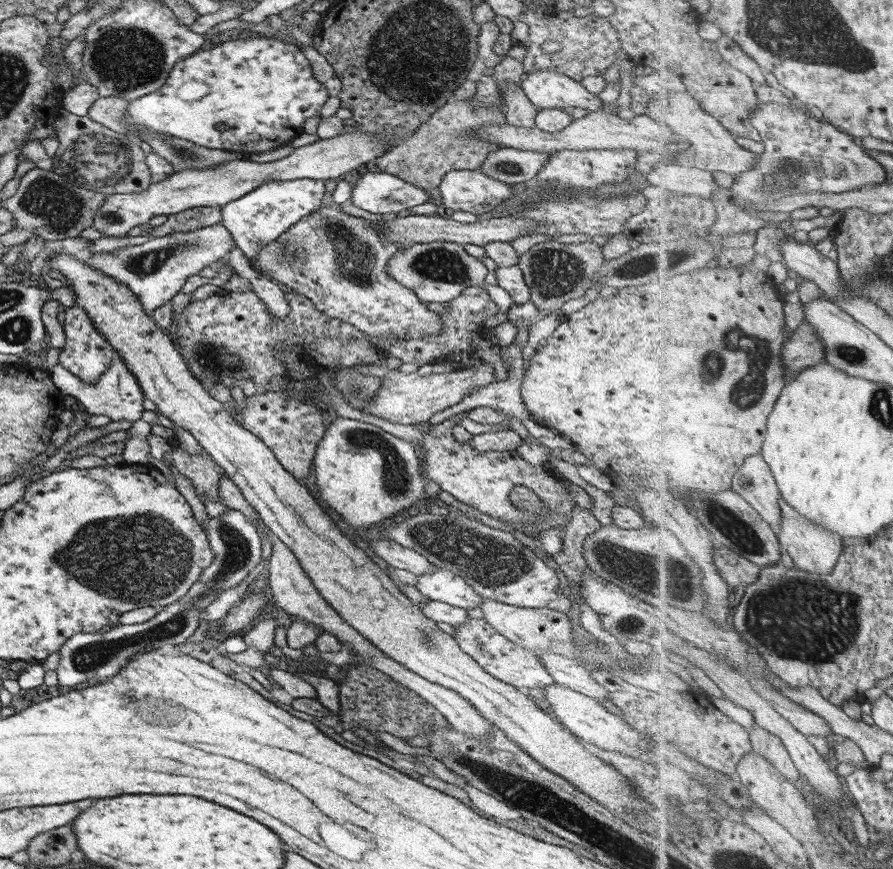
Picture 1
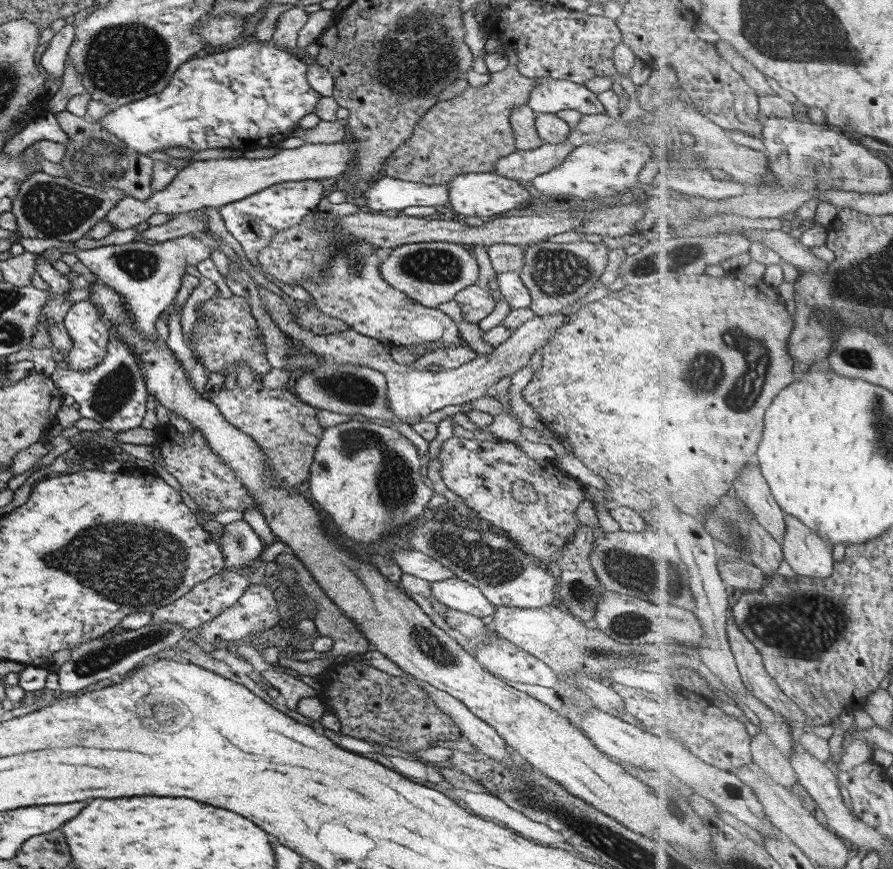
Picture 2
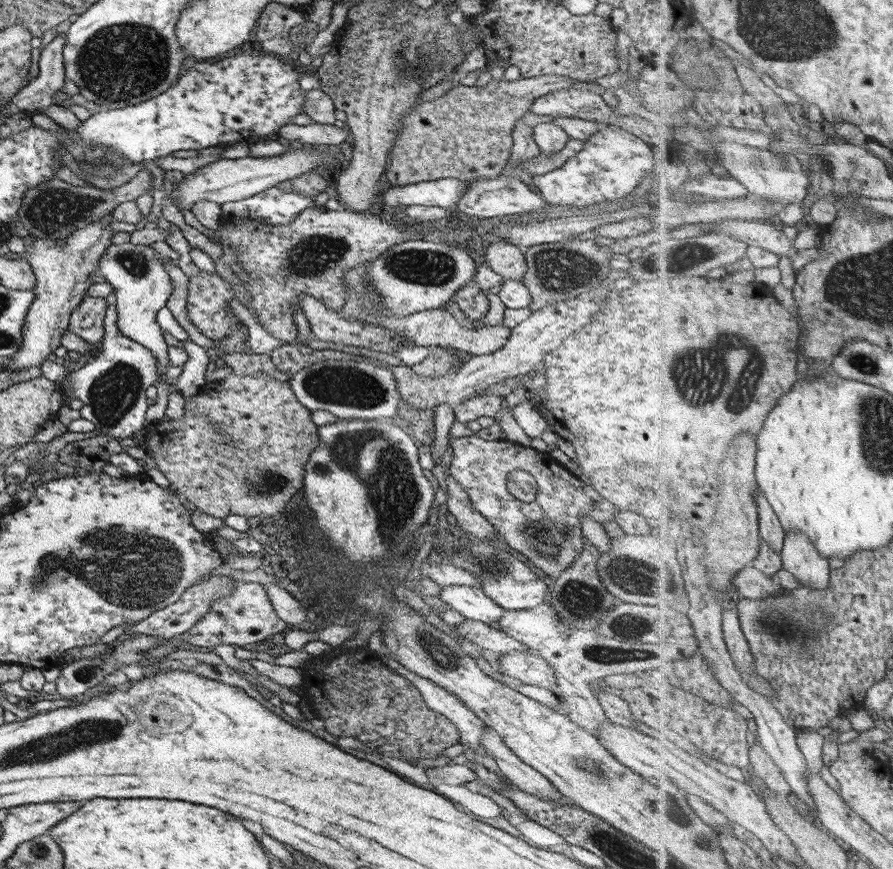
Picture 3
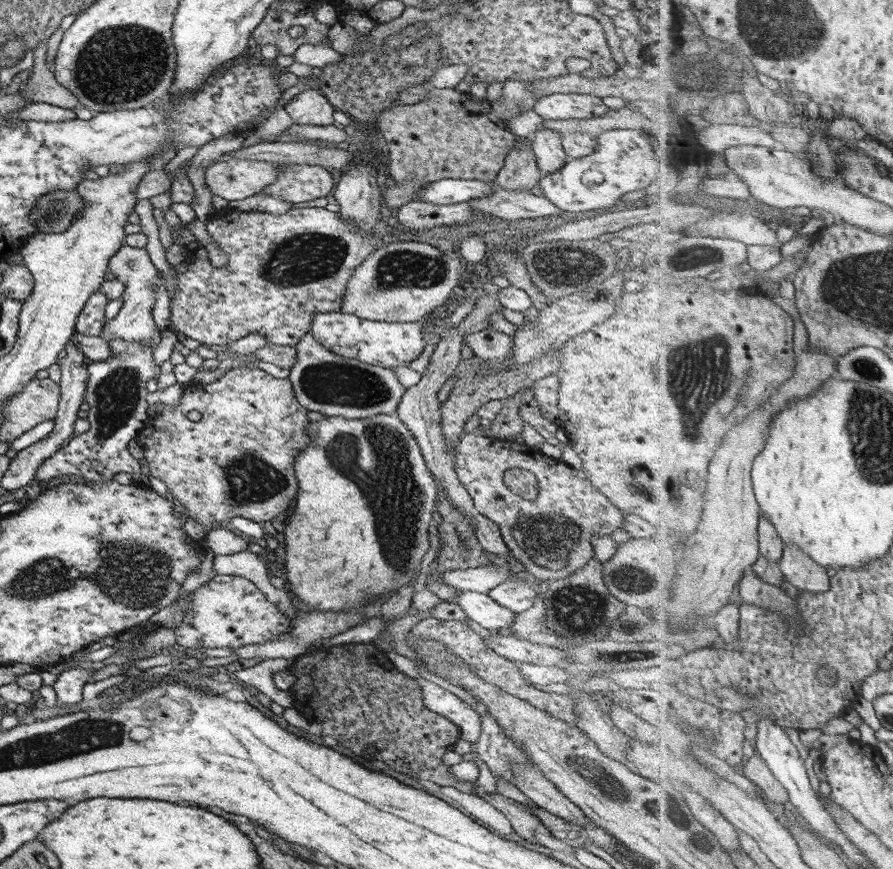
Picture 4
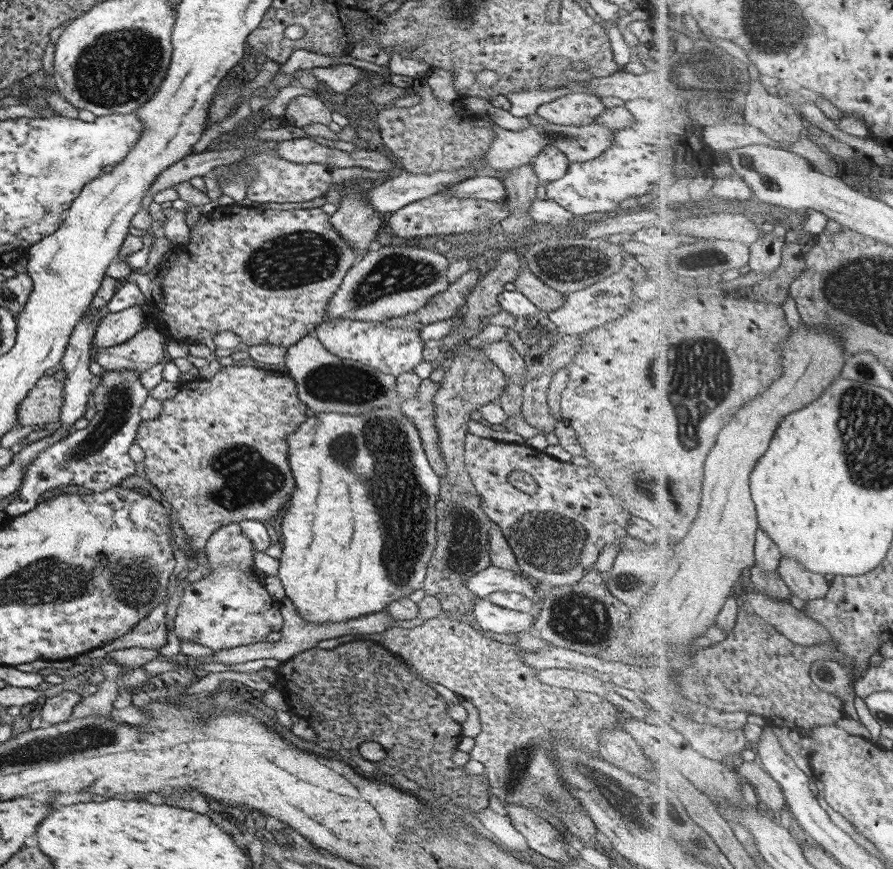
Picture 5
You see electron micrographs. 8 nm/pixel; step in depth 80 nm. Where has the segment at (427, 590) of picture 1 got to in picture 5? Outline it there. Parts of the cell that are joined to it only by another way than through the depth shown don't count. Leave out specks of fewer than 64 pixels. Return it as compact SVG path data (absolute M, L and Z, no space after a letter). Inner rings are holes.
M477 597L472 604L474 621L483 629L497 634L512 634L527 630L532 626L535 617L529 613L507 610L495 606L487 598Z

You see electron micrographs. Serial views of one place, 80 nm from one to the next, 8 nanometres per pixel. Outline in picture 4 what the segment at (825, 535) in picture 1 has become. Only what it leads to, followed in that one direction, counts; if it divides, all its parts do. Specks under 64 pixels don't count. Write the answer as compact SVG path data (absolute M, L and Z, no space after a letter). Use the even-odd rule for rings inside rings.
M785 544L779 563L787 581L799 592L824 593L830 590L831 578L826 568L814 561L798 544Z

